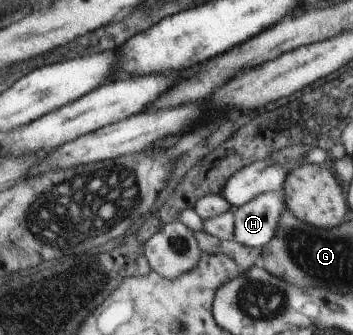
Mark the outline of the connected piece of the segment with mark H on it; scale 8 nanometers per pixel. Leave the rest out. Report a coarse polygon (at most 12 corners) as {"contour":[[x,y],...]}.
{"contour":[[262,193],[232,210],[233,240],[261,250],[284,199]]}

